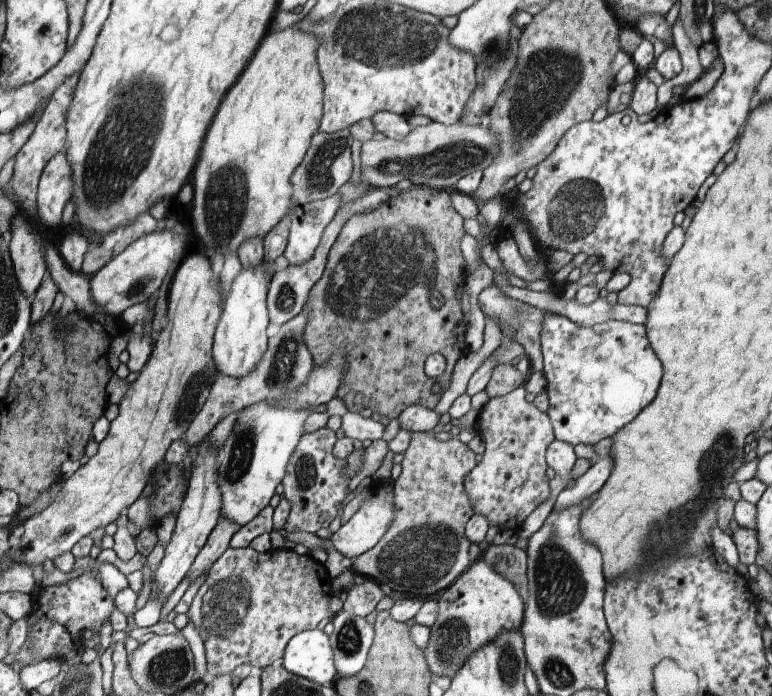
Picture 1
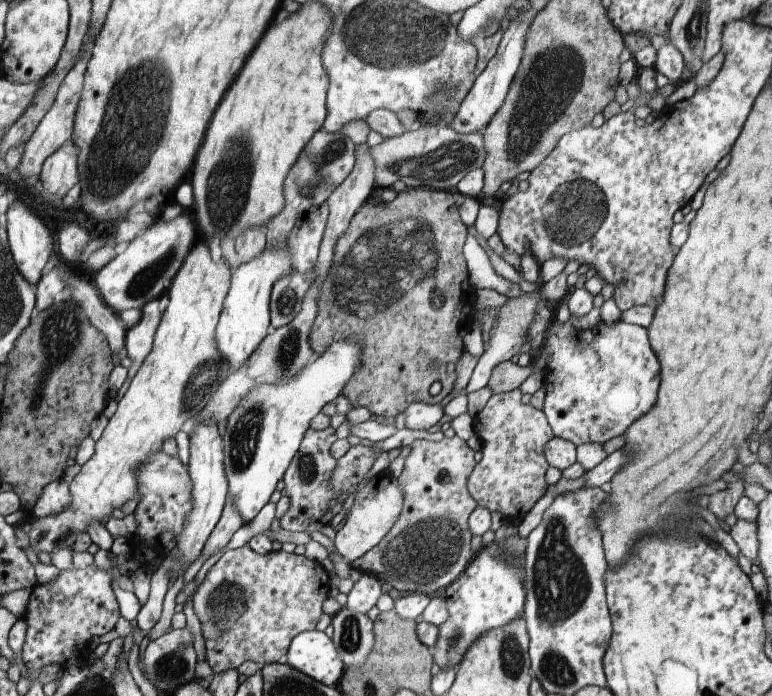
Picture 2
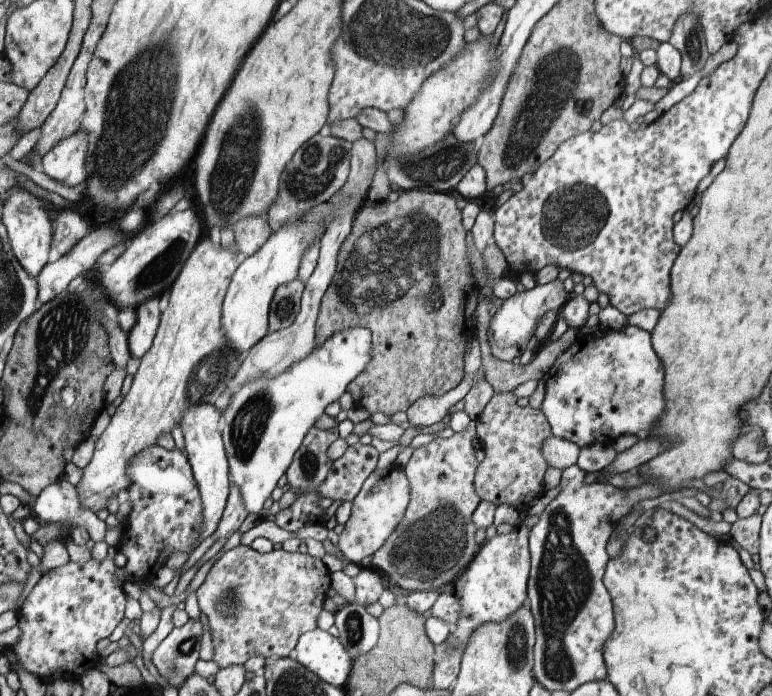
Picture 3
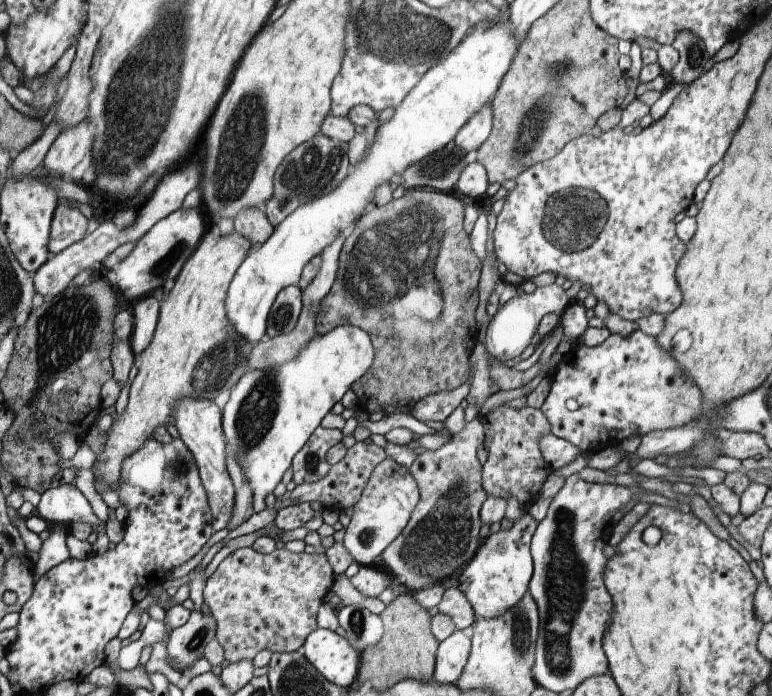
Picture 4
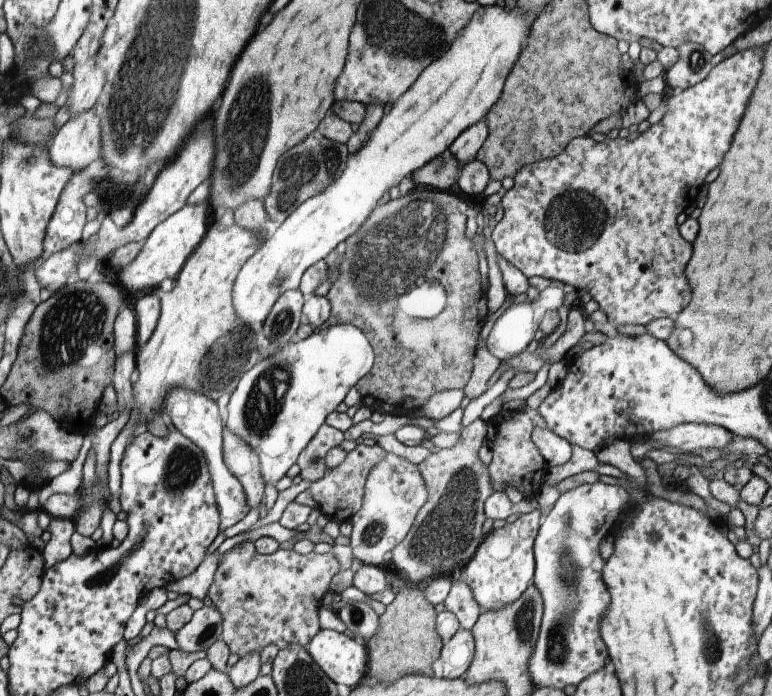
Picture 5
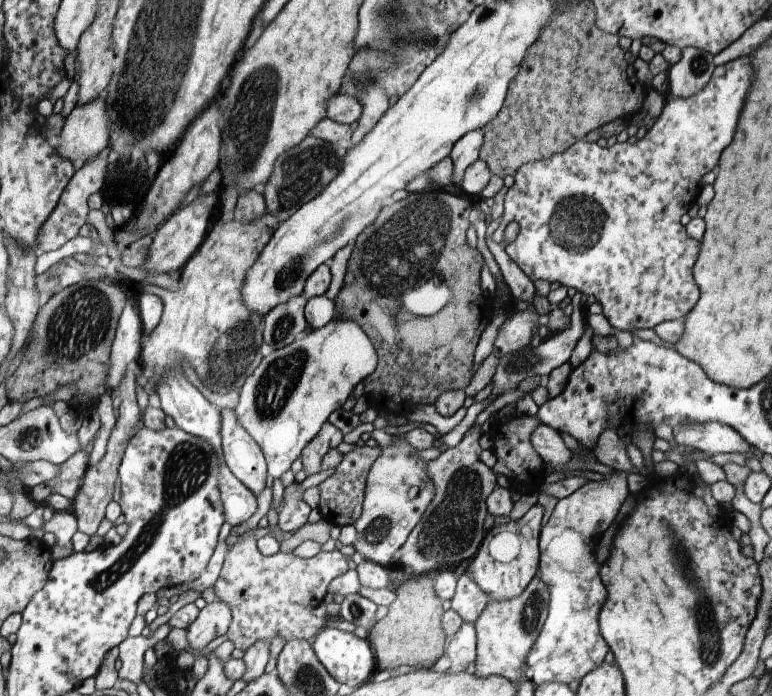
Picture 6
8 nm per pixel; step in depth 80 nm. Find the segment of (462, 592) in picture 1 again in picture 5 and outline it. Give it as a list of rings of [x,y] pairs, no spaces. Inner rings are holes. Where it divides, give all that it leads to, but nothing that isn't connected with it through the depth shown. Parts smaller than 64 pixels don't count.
[[[536,509],[501,528],[493,528],[485,535],[474,556],[459,569],[456,576],[472,589],[483,612],[502,608],[518,600],[533,583],[536,566],[533,548],[541,522],[541,512]]]

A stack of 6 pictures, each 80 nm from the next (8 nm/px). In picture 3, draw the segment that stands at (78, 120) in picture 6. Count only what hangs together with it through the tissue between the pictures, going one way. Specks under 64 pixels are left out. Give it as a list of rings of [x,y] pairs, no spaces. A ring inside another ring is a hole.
[[[77,131],[75,135],[56,144],[41,160],[39,169],[69,187],[76,186],[86,181],[88,176],[84,170],[87,149],[86,132]]]

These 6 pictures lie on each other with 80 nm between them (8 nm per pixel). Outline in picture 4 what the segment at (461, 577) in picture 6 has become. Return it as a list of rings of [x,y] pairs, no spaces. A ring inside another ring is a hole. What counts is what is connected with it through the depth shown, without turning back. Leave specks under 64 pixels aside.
[[[452,586],[445,590],[442,600],[437,605],[440,614],[450,616],[457,629],[470,631],[474,624],[474,612],[470,602],[466,600],[465,595],[458,586]]]

